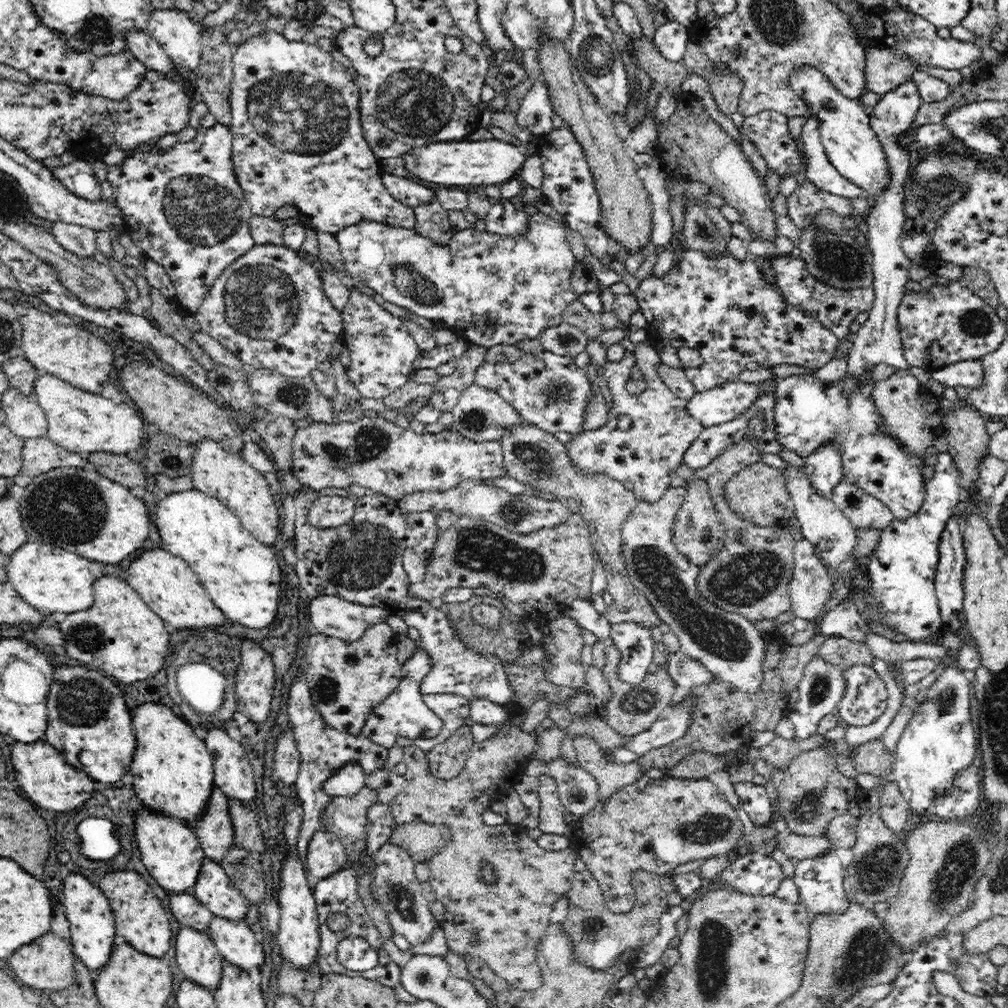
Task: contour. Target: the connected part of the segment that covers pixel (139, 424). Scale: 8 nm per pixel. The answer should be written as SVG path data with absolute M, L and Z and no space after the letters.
M40 375L35 382L35 398L44 409L49 429L46 437L62 448L73 453L89 455L92 452L112 452L112 454L126 454L130 450L138 450L144 444L144 422L136 413L136 407L125 402L121 405L102 395L92 394L54 375Z

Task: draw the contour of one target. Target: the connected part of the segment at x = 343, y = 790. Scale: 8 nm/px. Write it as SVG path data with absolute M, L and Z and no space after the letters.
M347 761L343 766L330 772L320 784L320 789L324 795L330 798L336 796L352 796L364 786L366 770L362 761Z

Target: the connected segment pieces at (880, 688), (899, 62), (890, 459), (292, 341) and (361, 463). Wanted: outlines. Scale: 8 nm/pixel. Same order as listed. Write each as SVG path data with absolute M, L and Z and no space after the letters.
M852 664L846 671L848 694L839 704L837 716L845 726L868 726L887 714L888 690L872 664Z
M872 50L867 54L867 90L885 95L922 74L918 63L903 59L892 51Z
M868 364L860 372L847 372L836 380L823 381L814 374L796 374L783 379L776 379L776 414L775 417L779 441L785 450L792 450L798 455L809 457L818 454L826 447L832 447L840 455L842 467L841 479L853 487L858 487L864 494L878 499L888 508L896 520L904 520L918 514L926 498L926 482L922 468L926 466L923 454L914 452L907 441L900 440L898 433L891 432L890 420L884 417L874 390L878 384L888 380L897 371L891 364Z
M254 245L252 250L245 252L240 258L237 258L224 273L214 280L210 290L204 295L200 306L196 308L193 316L198 320L200 332L211 336L214 340L221 342L229 351L232 351L236 358L240 359L241 364L248 367L249 370L259 368L269 368L278 371L287 377L304 377L320 366L320 364L328 360L332 344L342 340L344 323L341 317L341 310L333 305L329 296L326 296L324 288L324 279L319 266L314 265L306 257L300 255L295 249L286 247L285 245Z
M379 415L377 418L364 416L356 422L333 421L332 424L312 421L308 427L298 429L293 440L292 472L301 486L309 486L314 490L326 487L349 489L352 484L358 484L396 500L413 489L452 488L466 479L490 480L510 477L500 439L478 442L462 436L453 428L446 428L437 433L422 431L421 434L416 434L408 427L400 427L393 417L387 415Z

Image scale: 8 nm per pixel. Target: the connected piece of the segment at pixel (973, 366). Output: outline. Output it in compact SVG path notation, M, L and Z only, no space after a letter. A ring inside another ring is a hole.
M965 358L931 371L931 377L946 387L978 386L982 382L982 365L980 360Z

